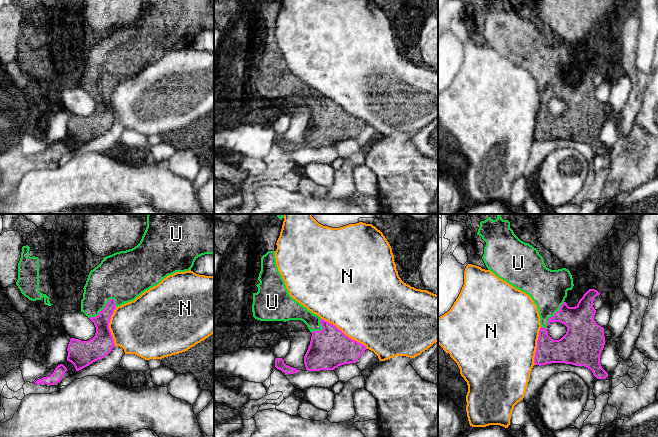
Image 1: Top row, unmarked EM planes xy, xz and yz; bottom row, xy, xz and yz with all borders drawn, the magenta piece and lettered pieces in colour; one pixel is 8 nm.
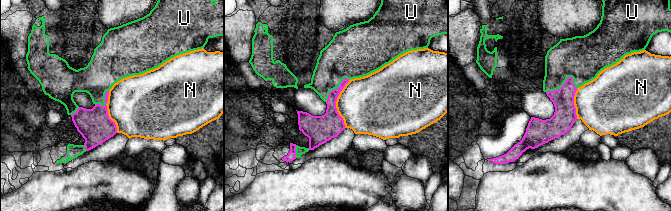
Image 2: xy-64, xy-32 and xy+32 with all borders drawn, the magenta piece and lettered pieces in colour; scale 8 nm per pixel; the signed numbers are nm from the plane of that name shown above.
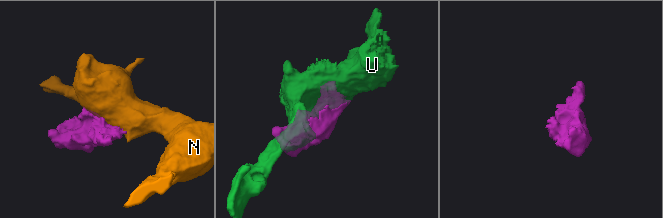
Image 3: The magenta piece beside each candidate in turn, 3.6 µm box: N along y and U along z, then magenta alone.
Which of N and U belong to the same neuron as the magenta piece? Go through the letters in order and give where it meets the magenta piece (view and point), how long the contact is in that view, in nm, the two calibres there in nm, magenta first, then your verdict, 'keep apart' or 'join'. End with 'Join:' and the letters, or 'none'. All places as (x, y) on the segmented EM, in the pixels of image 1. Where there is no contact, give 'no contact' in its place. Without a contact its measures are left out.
N: contact xz (343, 333); length 440 nm; calibres 320 and 500 nm; keep apart
U: contact xy (103, 309); length 260 nm; calibres 160 and 320 nm; join
Join: U

